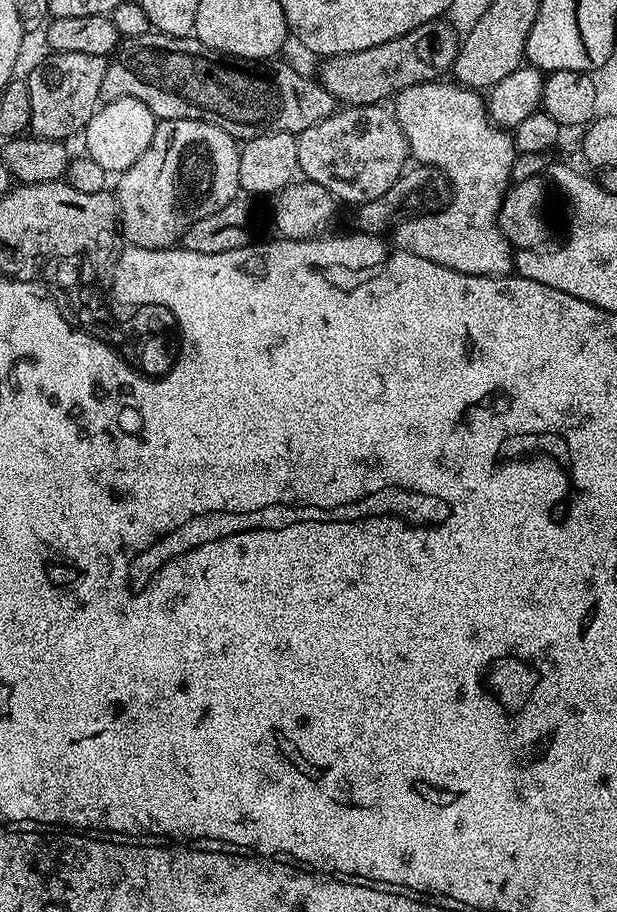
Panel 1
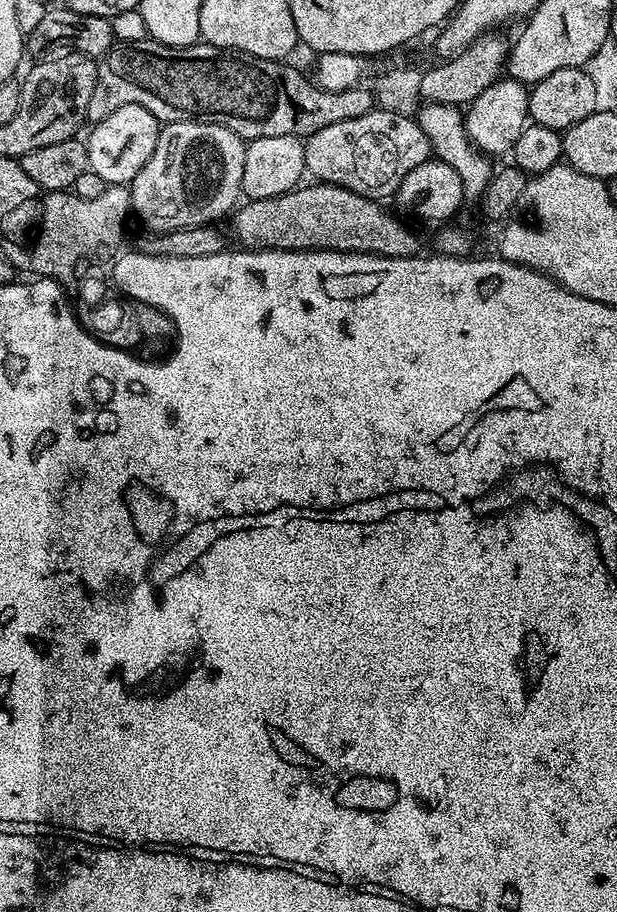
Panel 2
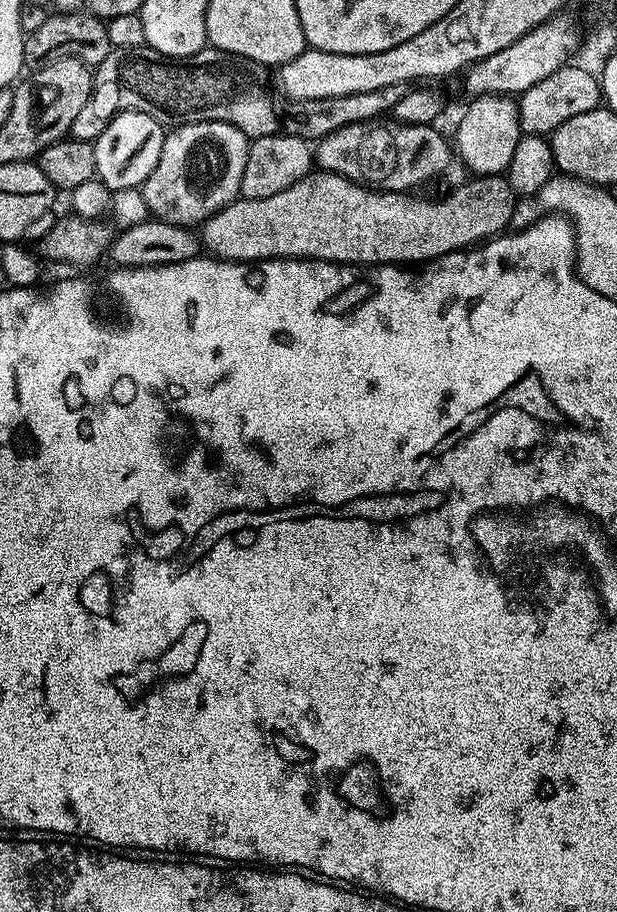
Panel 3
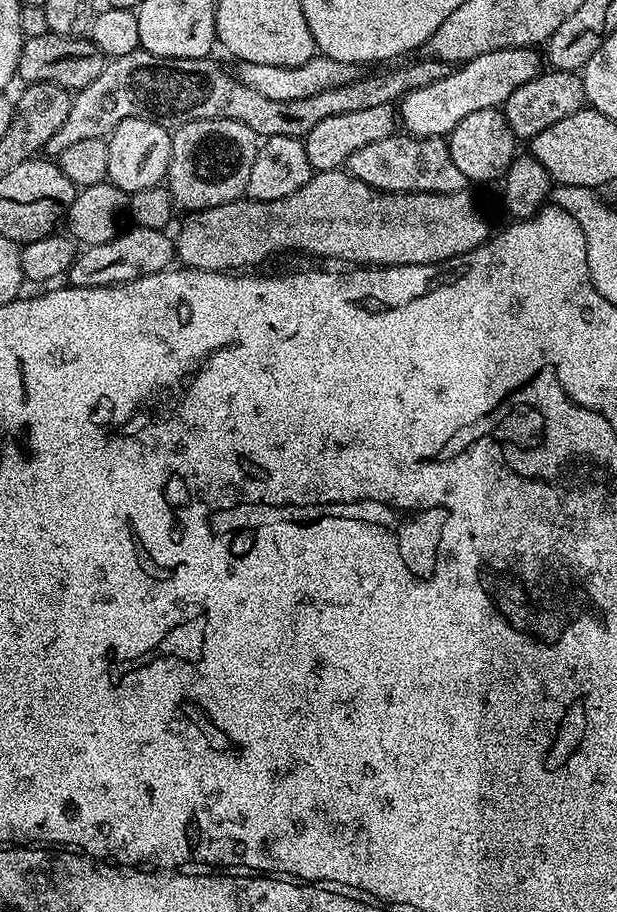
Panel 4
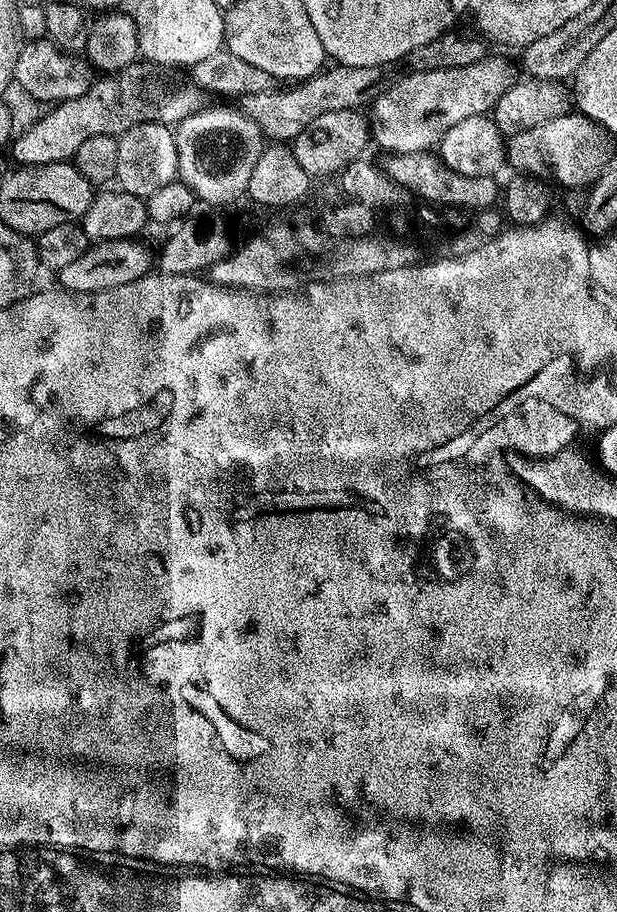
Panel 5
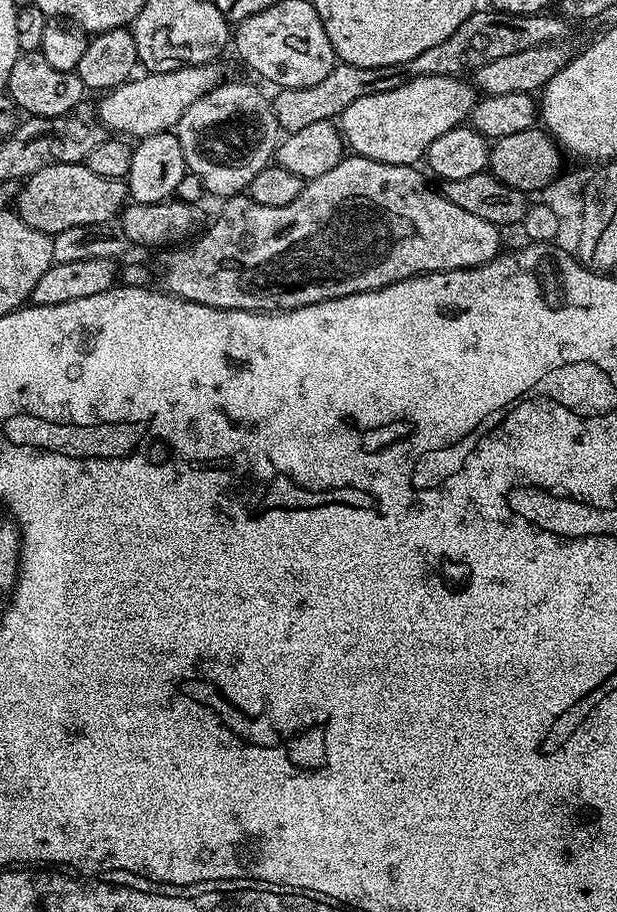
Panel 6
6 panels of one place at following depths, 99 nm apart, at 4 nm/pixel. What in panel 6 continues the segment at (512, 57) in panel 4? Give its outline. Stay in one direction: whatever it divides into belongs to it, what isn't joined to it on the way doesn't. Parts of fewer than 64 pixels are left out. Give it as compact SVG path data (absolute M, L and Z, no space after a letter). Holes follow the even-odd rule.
M414 76L405 79L394 90L386 90L382 94L366 94L366 98L358 98L358 102L350 102L346 110L338 117L340 135L345 145L355 155L365 156L383 164L415 165L416 159L427 153L430 142L434 138L442 138L446 130L461 127L471 117L472 107L478 99L478 92L467 79L460 76Z

